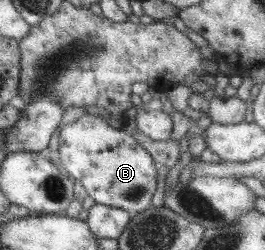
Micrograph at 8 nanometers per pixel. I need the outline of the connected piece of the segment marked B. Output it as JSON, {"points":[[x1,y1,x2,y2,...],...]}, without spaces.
{"points":[[85,113,72,123,59,128,55,143,63,168,79,181,95,202,124,208,136,214,151,206,151,196,157,186,155,166,151,156,135,142,133,135,113,128,107,119]]}

